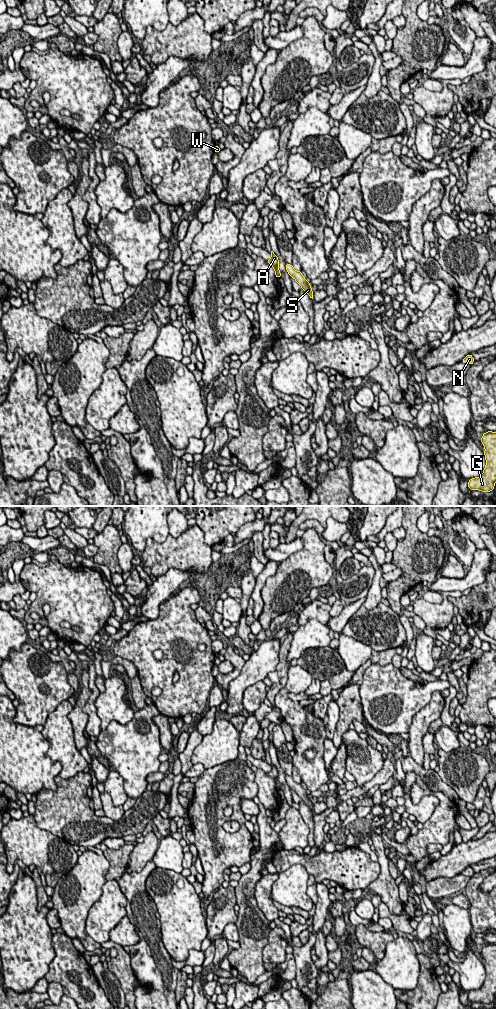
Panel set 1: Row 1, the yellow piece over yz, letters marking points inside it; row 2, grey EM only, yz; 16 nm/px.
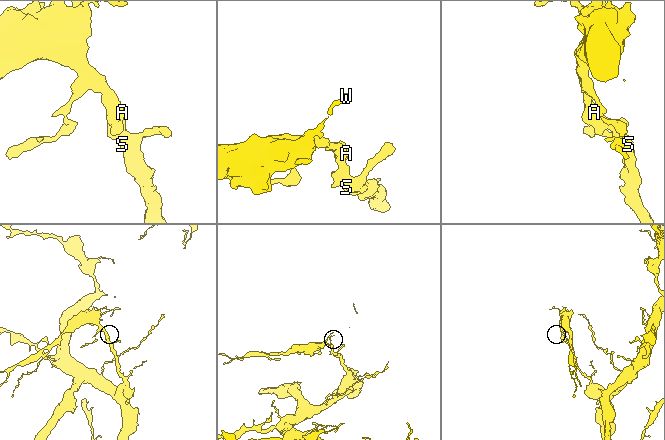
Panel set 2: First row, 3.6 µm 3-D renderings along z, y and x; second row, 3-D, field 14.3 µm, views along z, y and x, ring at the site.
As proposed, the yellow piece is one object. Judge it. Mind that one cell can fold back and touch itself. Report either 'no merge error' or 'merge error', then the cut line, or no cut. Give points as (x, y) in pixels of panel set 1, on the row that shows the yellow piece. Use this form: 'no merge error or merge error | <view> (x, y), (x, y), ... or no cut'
no merge error | no cut

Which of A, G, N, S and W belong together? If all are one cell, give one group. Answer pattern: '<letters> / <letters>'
A G N S W

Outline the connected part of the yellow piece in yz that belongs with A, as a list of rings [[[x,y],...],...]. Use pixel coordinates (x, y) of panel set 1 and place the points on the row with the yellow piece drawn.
[[[271,251],[271,259],[270,260],[267,260],[267,263],[270,264],[274,270],[275,270],[275,276],[277,278],[280,278],[281,277],[281,273],[280,273],[280,270],[279,270],[279,260],[278,260],[278,257],[274,254],[273,251]]]

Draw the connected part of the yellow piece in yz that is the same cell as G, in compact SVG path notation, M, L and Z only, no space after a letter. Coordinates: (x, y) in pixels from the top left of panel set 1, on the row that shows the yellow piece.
M488 431L484 433L481 442L485 447L486 466L480 477L468 481L468 488L490 492L494 489L496 482L496 432Z

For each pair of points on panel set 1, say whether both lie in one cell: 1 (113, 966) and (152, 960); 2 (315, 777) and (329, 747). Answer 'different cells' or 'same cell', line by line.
1: different cells
2: different cells

